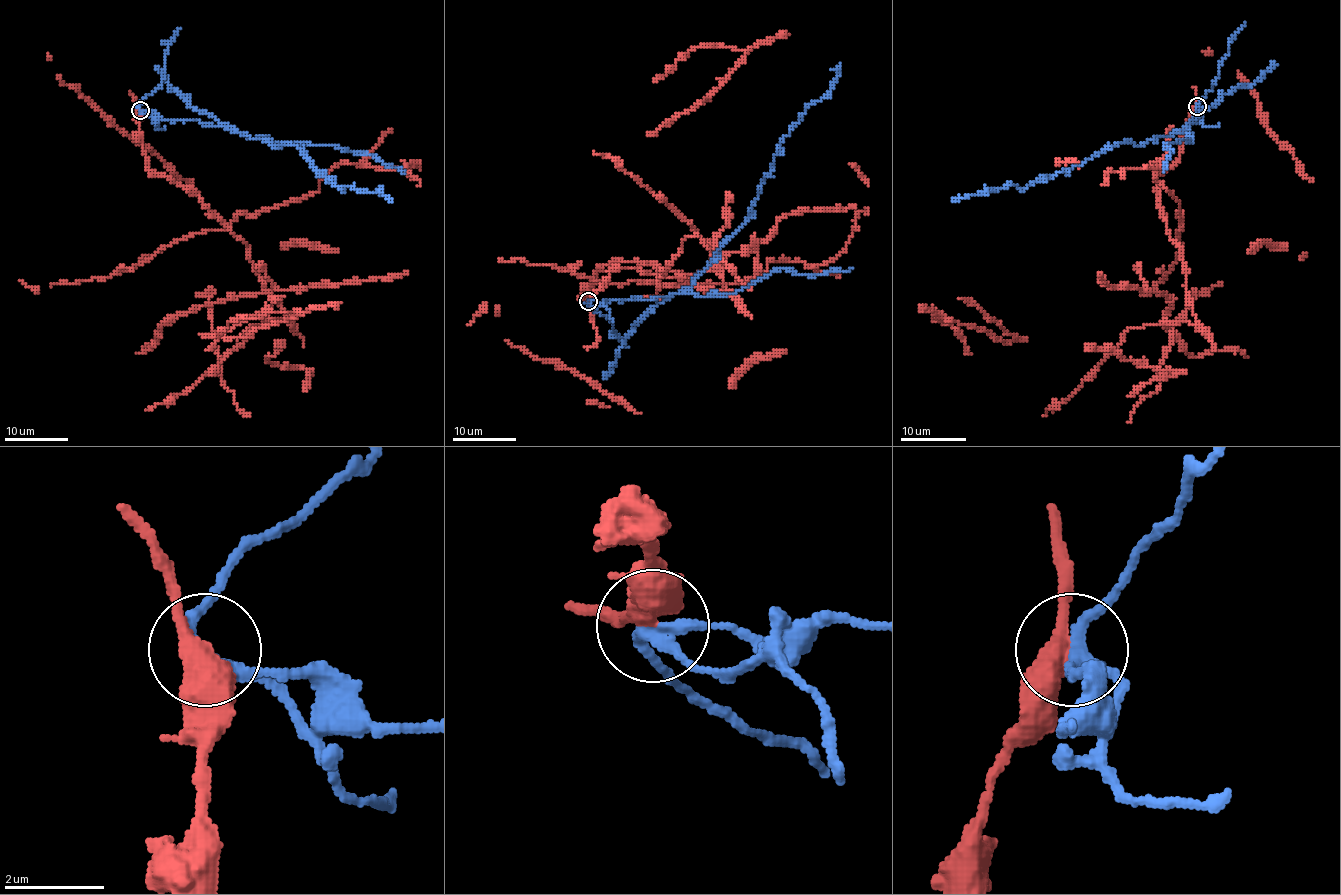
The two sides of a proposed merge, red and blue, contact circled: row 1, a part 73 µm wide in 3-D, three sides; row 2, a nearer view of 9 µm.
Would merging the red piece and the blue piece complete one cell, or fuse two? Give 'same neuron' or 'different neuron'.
different neuron

